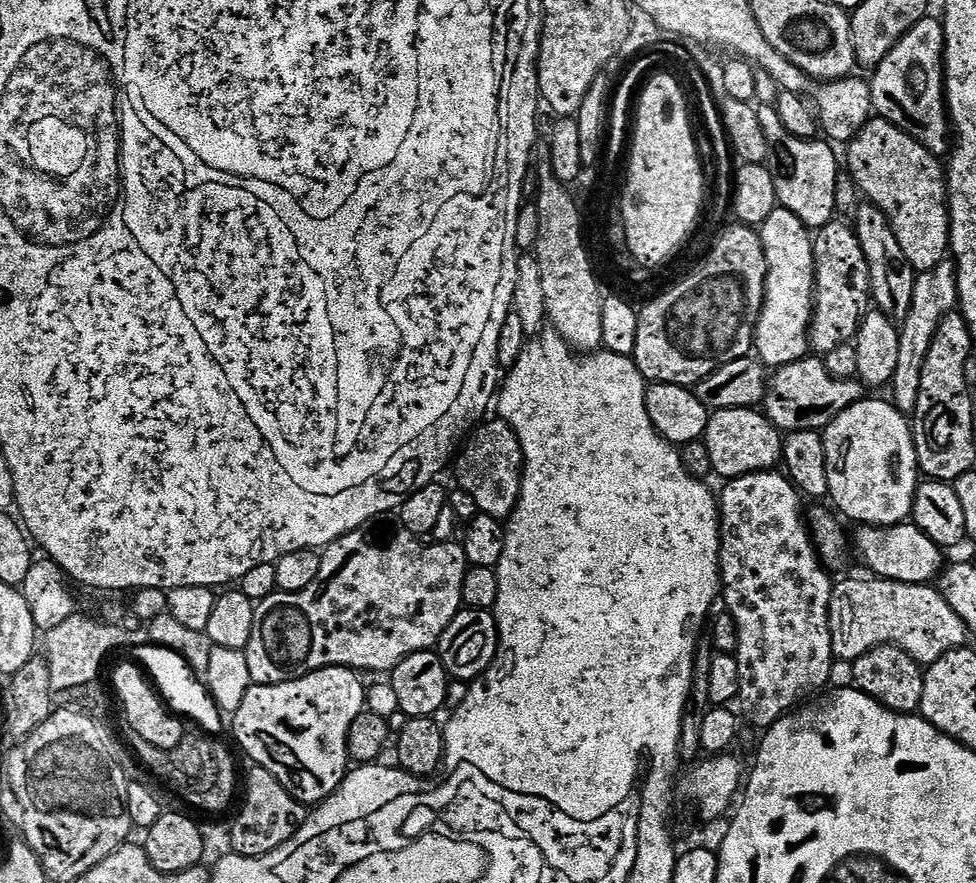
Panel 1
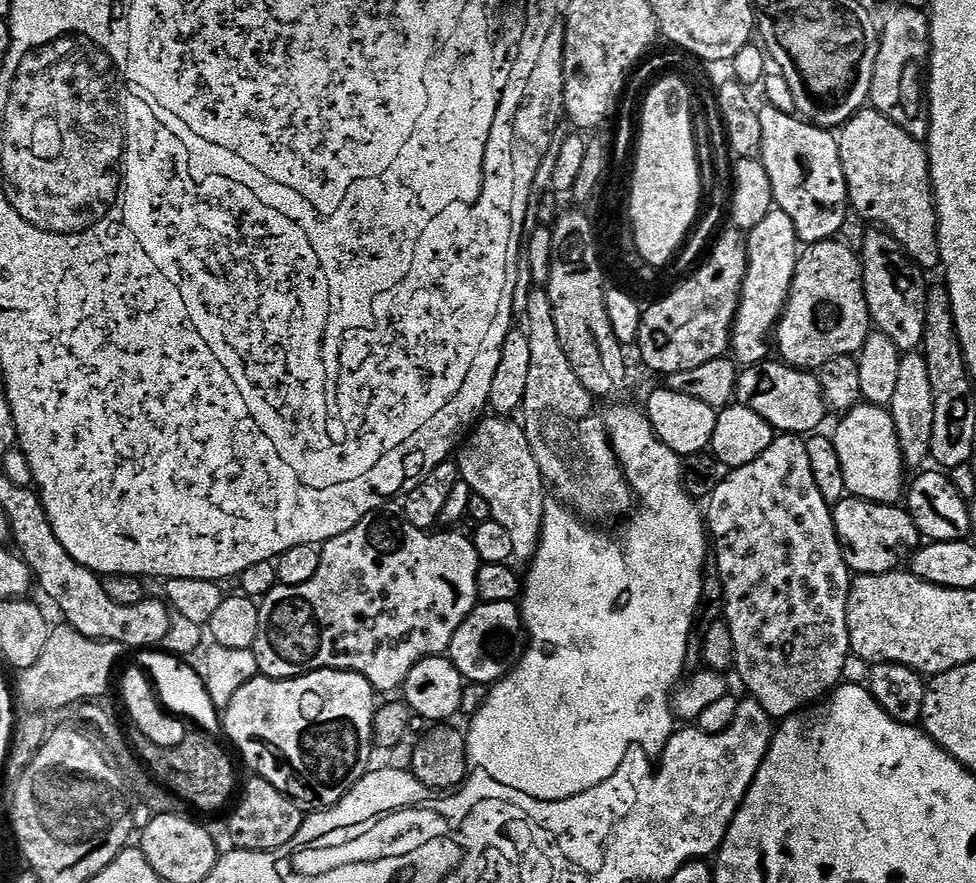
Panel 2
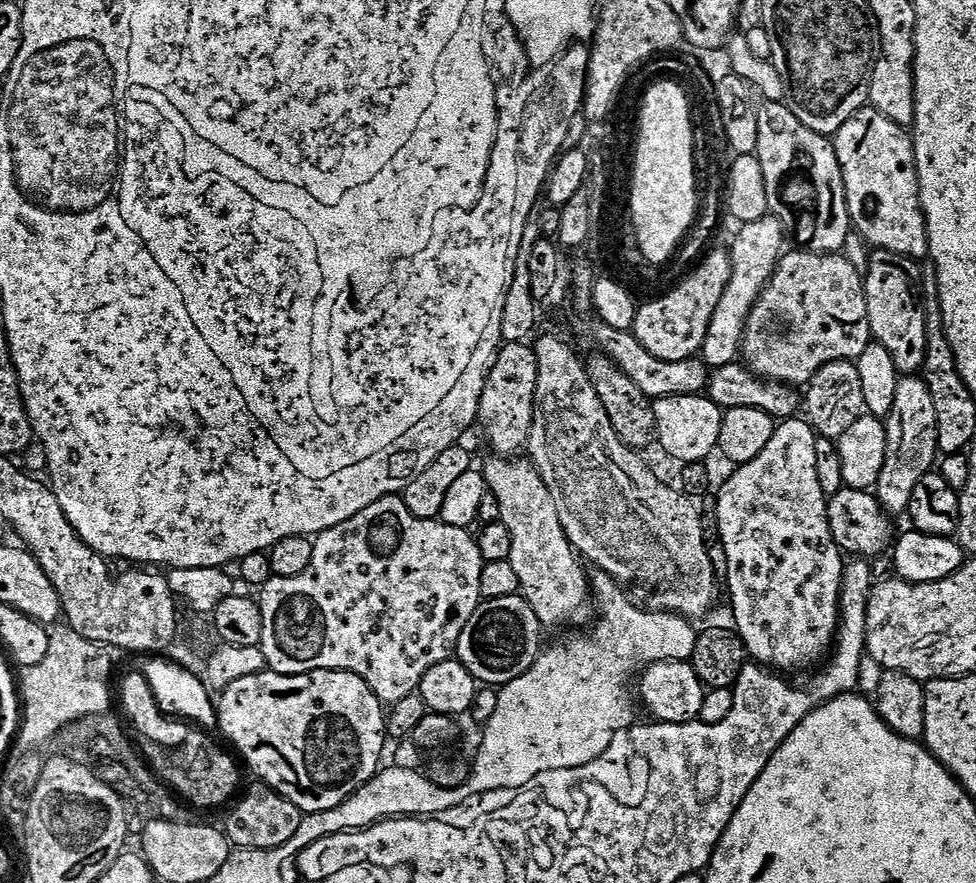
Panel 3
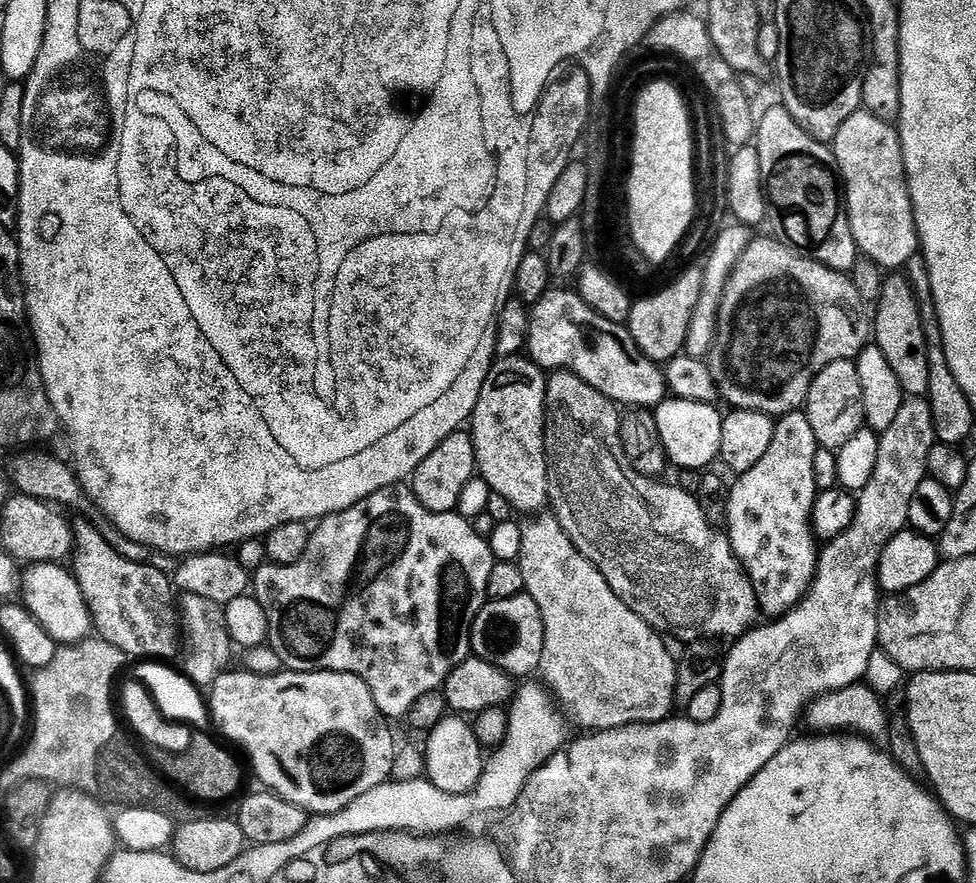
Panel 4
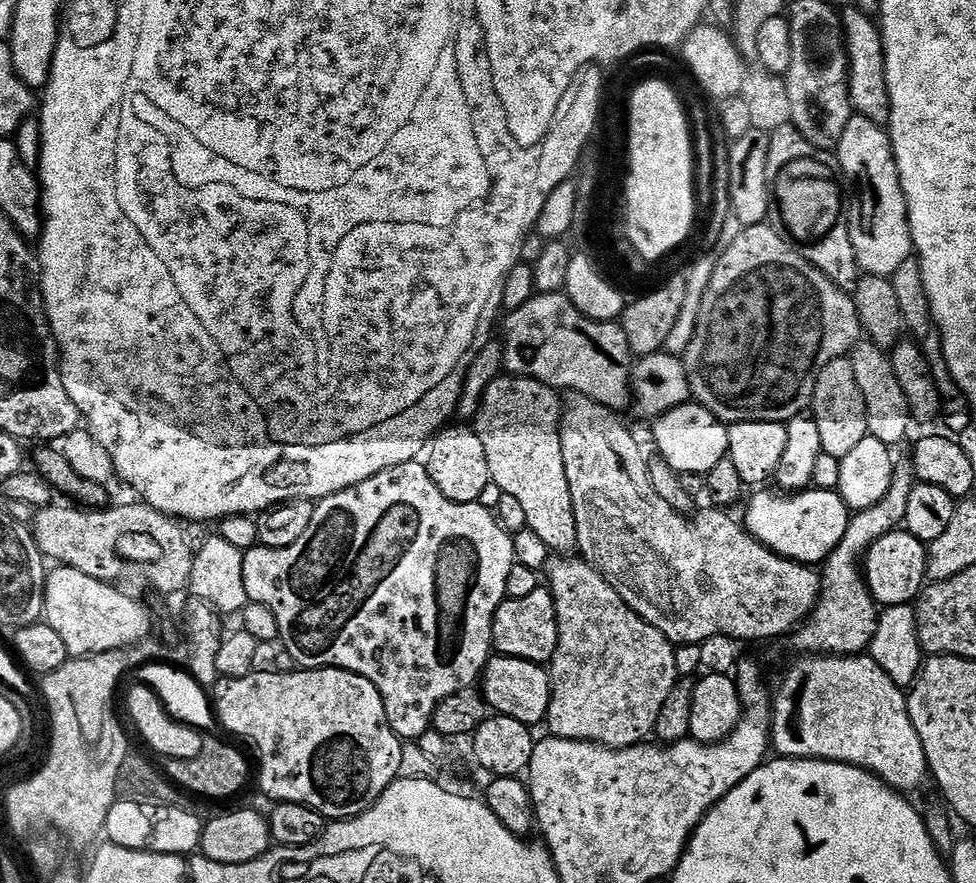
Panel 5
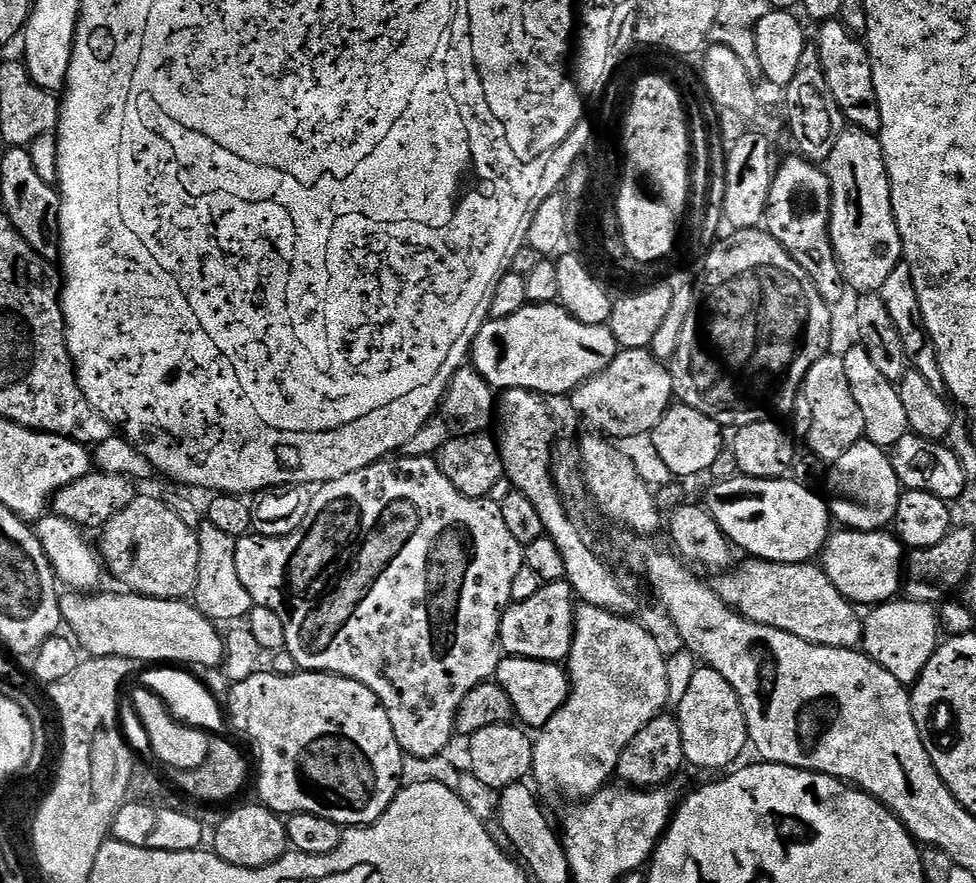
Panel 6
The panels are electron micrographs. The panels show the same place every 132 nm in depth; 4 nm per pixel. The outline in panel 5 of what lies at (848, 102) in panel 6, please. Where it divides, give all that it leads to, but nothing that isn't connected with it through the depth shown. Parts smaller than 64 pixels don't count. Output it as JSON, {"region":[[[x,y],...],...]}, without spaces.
{"region":[[[855,6],[845,7],[842,19],[844,40],[848,44],[848,85],[852,107],[870,122],[887,126],[892,117],[892,107],[890,106],[890,90],[886,82],[884,36],[880,33],[879,23]]]}

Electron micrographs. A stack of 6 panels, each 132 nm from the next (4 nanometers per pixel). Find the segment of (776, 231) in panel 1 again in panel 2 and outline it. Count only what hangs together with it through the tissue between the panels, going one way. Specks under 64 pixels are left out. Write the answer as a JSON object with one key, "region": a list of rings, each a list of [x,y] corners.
{"region":[[[773,207],[772,212],[766,214],[766,218],[762,218],[762,222],[758,222],[758,226],[754,226],[752,231],[747,233],[746,239],[748,242],[748,269],[740,295],[740,308],[736,312],[736,322],[732,326],[730,345],[731,355],[740,366],[758,364],[762,360],[769,359],[770,341],[773,339],[776,323],[779,322],[785,306],[788,305],[790,286],[796,273],[796,261],[800,259],[802,251],[800,239],[797,238],[794,230],[794,222],[790,222],[790,214],[786,214],[777,207]]]}

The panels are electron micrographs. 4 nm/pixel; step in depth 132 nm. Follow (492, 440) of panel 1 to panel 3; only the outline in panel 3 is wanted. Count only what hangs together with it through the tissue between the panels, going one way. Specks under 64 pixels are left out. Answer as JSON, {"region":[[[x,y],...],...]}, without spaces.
{"region":[[[495,454],[489,457],[484,466],[482,465],[482,473],[487,484],[487,491],[492,492],[498,500],[501,511],[500,521],[506,526],[506,530],[510,530],[508,561],[518,573],[519,595],[523,596],[530,610],[538,614],[540,623],[545,629],[568,628],[571,624],[584,624],[588,619],[591,621],[594,608],[590,603],[589,573],[584,573],[585,565],[578,559],[576,549],[562,530],[562,522],[558,518],[558,506],[554,506],[554,498],[550,498],[550,490],[546,490],[546,482],[542,482],[540,471],[528,458],[509,458]]]}

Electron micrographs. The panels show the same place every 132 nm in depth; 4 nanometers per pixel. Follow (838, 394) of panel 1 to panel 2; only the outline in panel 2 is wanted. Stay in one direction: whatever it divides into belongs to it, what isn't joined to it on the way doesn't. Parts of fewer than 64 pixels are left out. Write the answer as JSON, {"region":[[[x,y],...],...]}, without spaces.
{"region":[[[776,358],[749,364],[739,369],[736,377],[735,403],[754,410],[780,434],[812,434],[824,420],[826,409],[819,379],[811,371],[794,368]]]}

